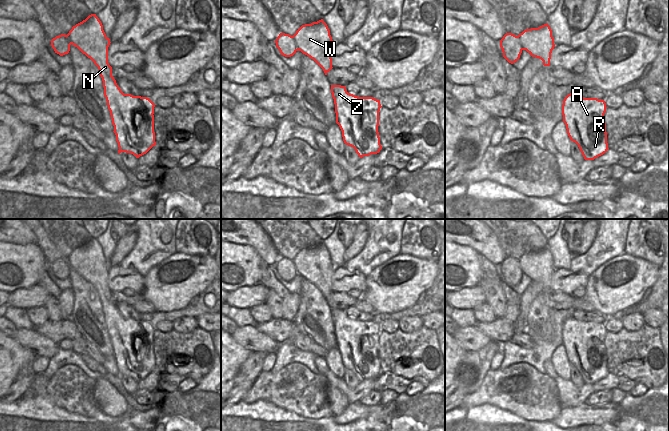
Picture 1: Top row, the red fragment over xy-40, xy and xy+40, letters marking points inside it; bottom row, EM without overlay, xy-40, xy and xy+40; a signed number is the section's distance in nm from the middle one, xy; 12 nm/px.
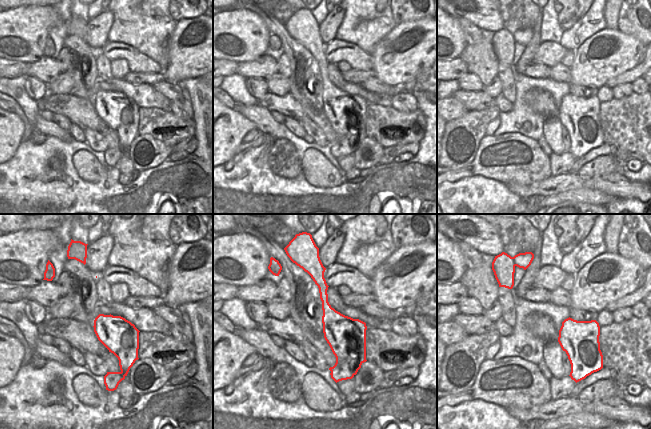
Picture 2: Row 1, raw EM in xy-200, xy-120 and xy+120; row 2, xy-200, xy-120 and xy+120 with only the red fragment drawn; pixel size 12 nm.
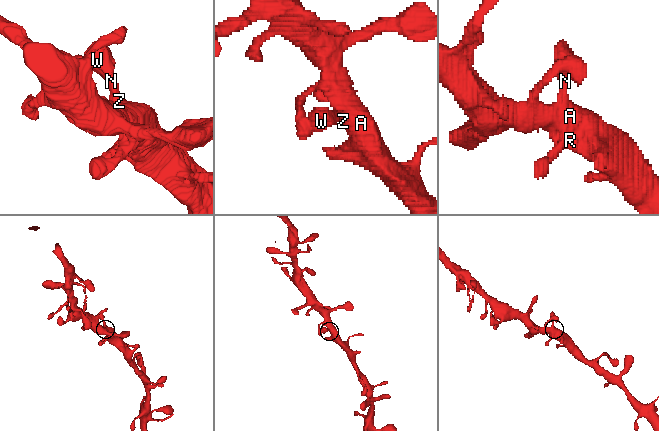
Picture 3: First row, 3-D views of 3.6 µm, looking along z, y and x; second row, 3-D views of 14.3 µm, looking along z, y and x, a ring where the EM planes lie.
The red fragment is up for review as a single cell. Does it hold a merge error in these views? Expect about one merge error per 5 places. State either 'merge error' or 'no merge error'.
no merge error

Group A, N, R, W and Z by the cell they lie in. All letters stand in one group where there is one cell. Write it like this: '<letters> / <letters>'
A N R W Z

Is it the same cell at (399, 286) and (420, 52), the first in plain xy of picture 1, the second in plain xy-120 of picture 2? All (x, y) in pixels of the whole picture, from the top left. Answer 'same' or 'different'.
same

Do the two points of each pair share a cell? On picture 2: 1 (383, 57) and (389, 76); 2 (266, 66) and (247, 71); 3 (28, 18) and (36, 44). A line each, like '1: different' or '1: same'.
1: same
2: same
3: same

